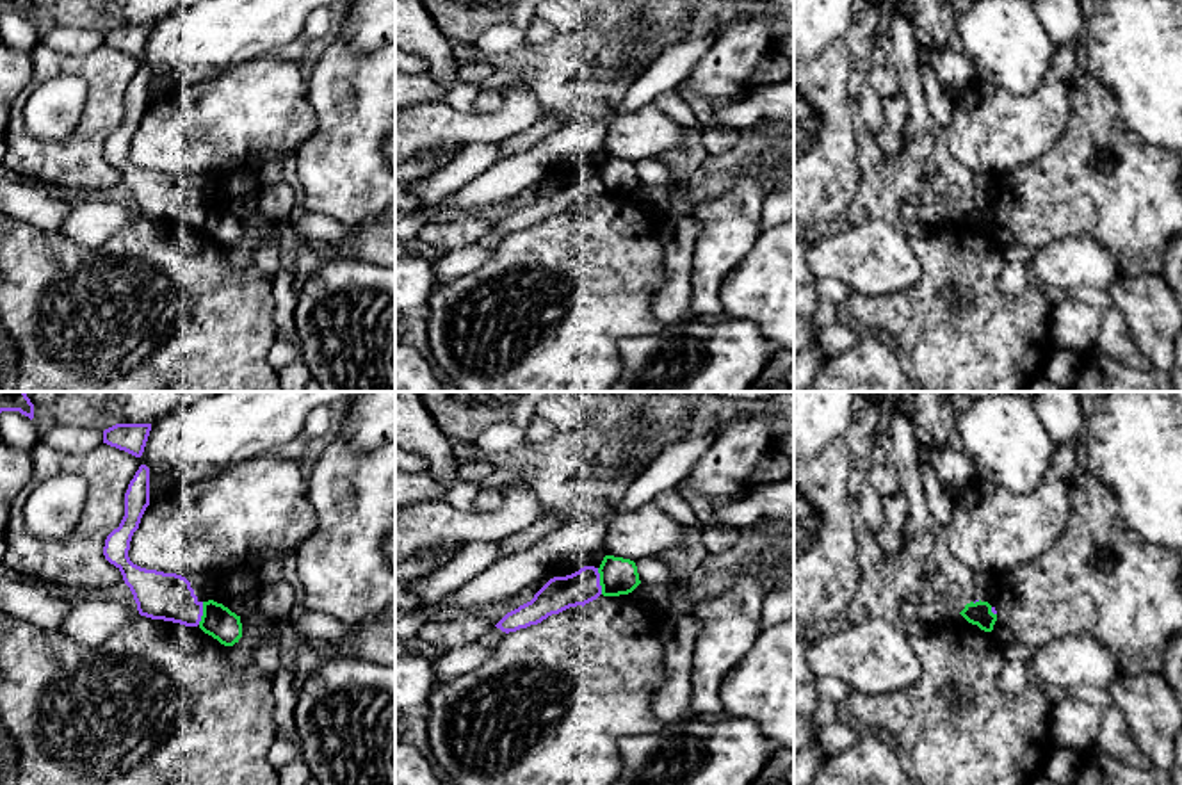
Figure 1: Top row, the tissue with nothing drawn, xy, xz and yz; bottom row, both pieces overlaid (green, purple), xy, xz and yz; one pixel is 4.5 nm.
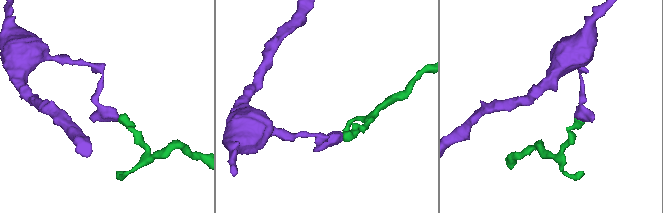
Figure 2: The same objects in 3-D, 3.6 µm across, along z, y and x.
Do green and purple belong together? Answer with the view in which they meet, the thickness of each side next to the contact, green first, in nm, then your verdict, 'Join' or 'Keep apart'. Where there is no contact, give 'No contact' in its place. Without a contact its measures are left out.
Touches green in xz. Thickness 170 nm (green) against 160 nm. Keep apart

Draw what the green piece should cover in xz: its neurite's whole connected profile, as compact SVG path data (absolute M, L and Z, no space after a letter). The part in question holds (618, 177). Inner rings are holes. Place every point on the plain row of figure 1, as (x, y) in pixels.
M605 157L598 174L603 198L628 196L641 185L637 167L630 160Z

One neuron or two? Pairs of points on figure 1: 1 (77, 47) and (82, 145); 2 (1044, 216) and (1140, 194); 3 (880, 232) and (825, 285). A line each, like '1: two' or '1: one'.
1: two
2: one
3: two

